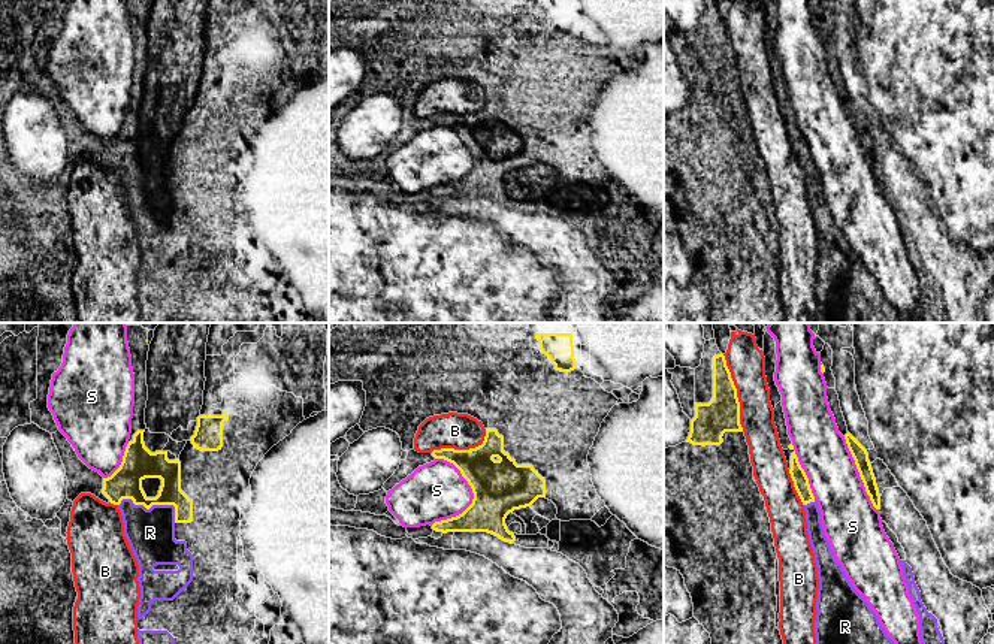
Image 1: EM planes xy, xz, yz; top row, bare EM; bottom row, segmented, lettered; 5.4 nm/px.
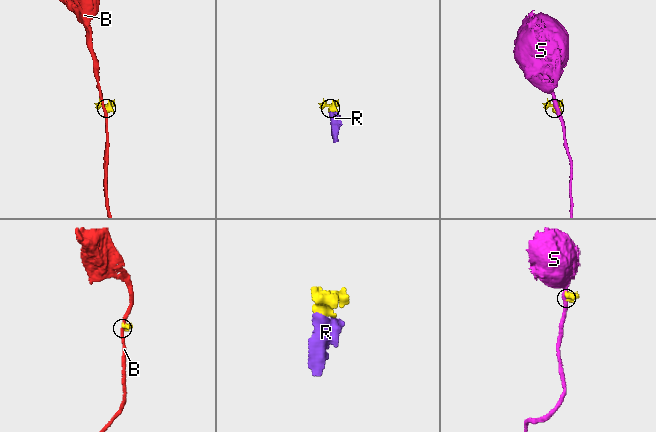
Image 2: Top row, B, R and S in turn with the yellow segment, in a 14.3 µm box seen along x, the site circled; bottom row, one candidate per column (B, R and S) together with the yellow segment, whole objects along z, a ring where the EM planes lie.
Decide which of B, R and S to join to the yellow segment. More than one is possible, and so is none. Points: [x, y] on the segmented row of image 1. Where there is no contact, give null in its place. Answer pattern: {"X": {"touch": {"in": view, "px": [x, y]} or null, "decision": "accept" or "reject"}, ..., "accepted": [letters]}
{"B": {"touch": {"in": "yz", "px": [736, 393]}, "decision": "reject"}, "R": {"touch": {"in": "xy", "px": [154, 504]}, "decision": "reject"}, "S": {"touch": {"in": "xz", "px": [473, 499]}, "decision": "reject"}, "accepted": []}

